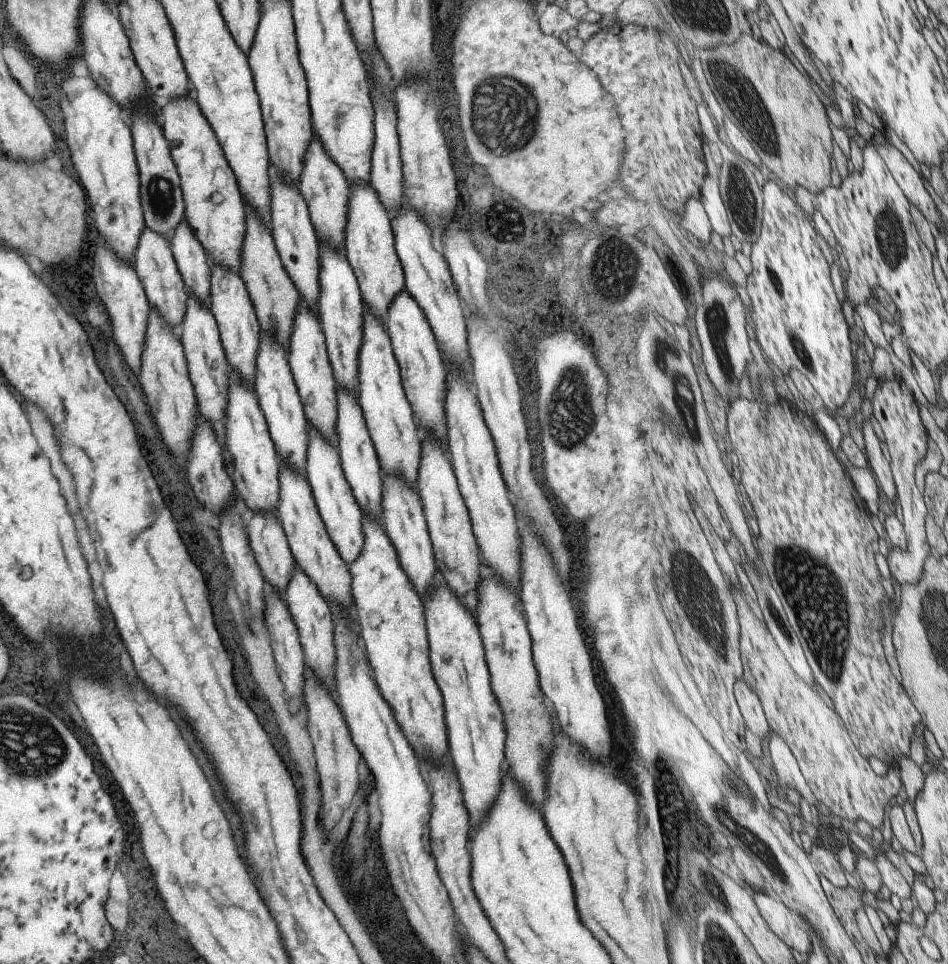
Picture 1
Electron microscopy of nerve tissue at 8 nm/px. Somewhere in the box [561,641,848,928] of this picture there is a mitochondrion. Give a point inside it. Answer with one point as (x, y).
(754, 838)

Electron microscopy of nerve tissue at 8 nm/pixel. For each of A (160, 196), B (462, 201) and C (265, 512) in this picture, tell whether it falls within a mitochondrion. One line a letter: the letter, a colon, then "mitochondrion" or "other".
A: mitochondrion
B: other
C: other

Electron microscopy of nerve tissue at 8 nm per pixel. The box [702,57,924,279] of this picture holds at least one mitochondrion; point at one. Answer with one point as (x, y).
(761, 128)

